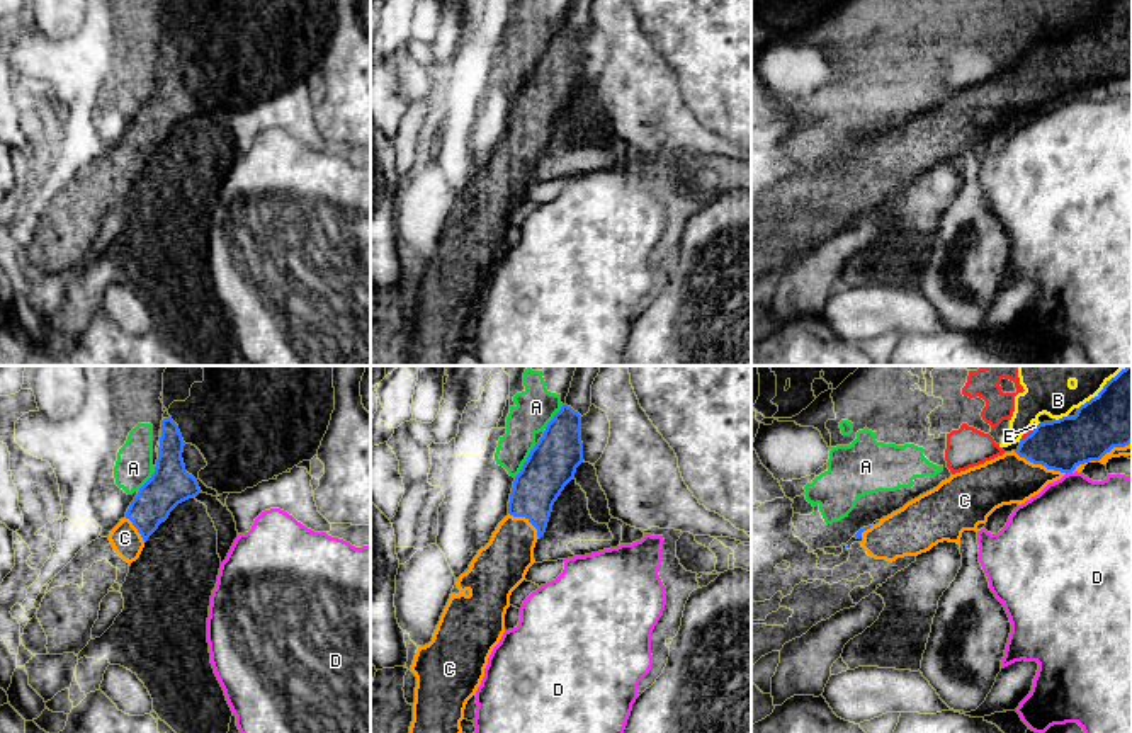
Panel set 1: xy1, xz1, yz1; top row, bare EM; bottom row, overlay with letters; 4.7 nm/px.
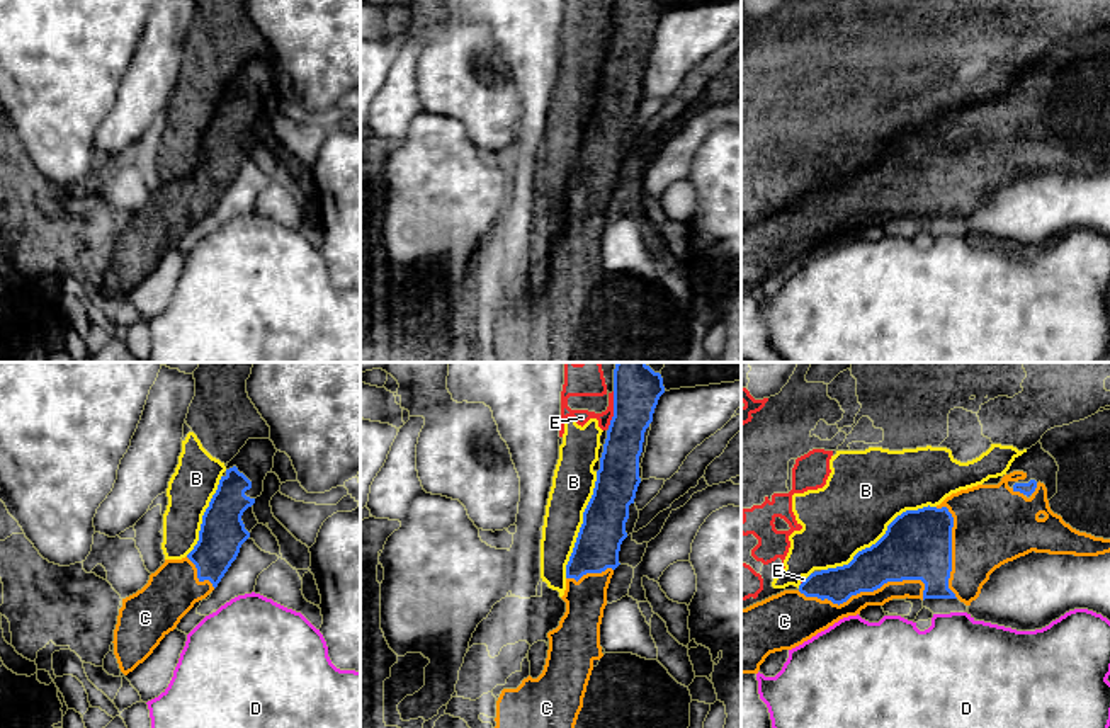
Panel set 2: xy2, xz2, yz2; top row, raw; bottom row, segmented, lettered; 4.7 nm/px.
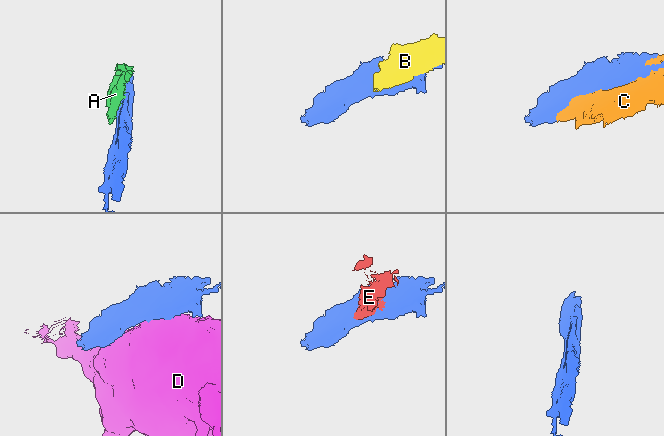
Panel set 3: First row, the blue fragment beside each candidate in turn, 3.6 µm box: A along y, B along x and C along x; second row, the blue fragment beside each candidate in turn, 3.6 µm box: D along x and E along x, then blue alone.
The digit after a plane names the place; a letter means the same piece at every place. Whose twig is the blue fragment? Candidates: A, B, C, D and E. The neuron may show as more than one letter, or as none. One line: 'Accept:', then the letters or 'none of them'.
Accept: C

